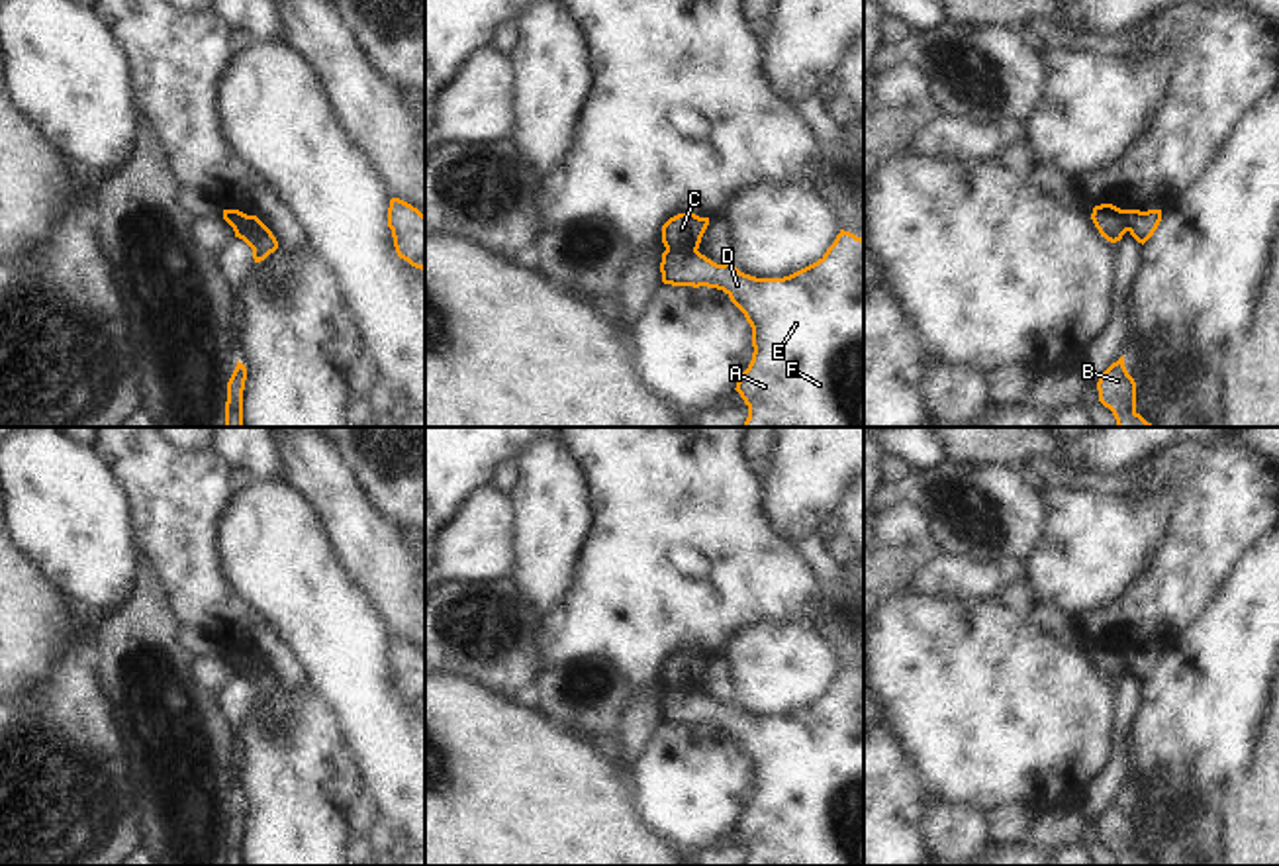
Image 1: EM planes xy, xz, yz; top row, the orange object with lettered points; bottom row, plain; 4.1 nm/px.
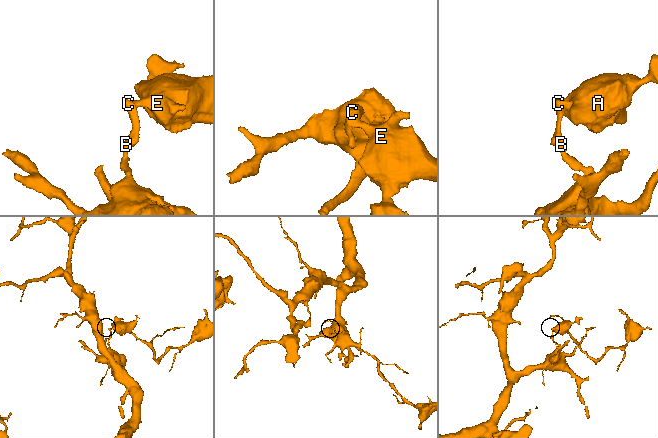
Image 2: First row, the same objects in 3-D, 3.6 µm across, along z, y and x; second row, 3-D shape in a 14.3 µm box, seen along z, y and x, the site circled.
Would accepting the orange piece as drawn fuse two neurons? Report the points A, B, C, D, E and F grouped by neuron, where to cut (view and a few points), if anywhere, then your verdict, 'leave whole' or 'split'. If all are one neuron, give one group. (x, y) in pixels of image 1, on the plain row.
groups A D E F / B C; cut xz (666, 686), (696, 690); split

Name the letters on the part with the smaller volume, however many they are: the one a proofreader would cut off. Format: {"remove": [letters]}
{"remove": ["A", "D", "E", "F"]}

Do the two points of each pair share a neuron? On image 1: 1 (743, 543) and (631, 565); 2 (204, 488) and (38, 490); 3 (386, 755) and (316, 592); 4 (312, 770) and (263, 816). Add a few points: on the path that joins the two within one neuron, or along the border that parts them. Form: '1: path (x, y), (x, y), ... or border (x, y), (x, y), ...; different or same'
1: path (715, 535), (659, 537); same
2: border (96, 451), (128, 500), (134, 535); different
3: path (369, 714), (345, 665), (341, 645), (331, 633); same
4: path (300, 782), (275, 808); same

